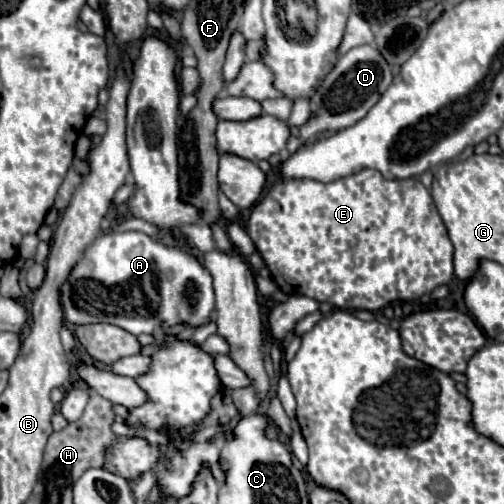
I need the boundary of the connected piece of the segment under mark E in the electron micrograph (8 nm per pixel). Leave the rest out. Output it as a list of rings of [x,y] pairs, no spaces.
[[[362,170],[358,174],[350,174],[346,178],[338,178],[334,182],[314,182],[308,178],[290,178],[290,180],[276,180],[274,186],[270,188],[270,192],[254,206],[250,218],[248,218],[248,236],[252,238],[256,250],[262,254],[270,274],[274,276],[274,282],[278,284],[278,288],[286,294],[302,294],[302,296],[310,296],[316,298],[320,302],[330,302],[336,308],[346,308],[346,310],[370,310],[376,312],[396,300],[416,300],[426,292],[432,292],[436,286],[440,284],[448,284],[454,276],[454,264],[452,264],[452,242],[446,234],[446,228],[440,220],[440,214],[434,206],[434,200],[430,196],[430,192],[424,188],[424,184],[416,178],[408,178],[402,182],[394,182],[394,180],[386,180],[382,178],[382,174],[378,174],[378,170]]]

